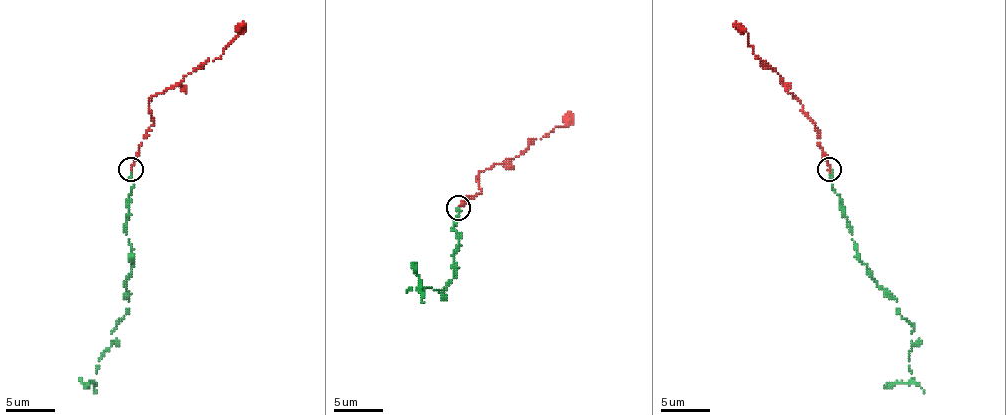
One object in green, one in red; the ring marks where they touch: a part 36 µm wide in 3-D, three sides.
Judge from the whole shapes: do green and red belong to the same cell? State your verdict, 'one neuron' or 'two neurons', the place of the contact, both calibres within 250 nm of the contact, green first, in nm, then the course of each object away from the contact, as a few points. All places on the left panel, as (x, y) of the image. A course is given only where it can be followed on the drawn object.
one neuron | (131, 169) | 240/200 nm | green via (131, 170), (126, 314), (114, 328), (94, 380), (84, 388) | red via (131, 170), (139, 145), (153, 123), (148, 100), (173, 88), (208, 61), (218, 58), (243, 23)

